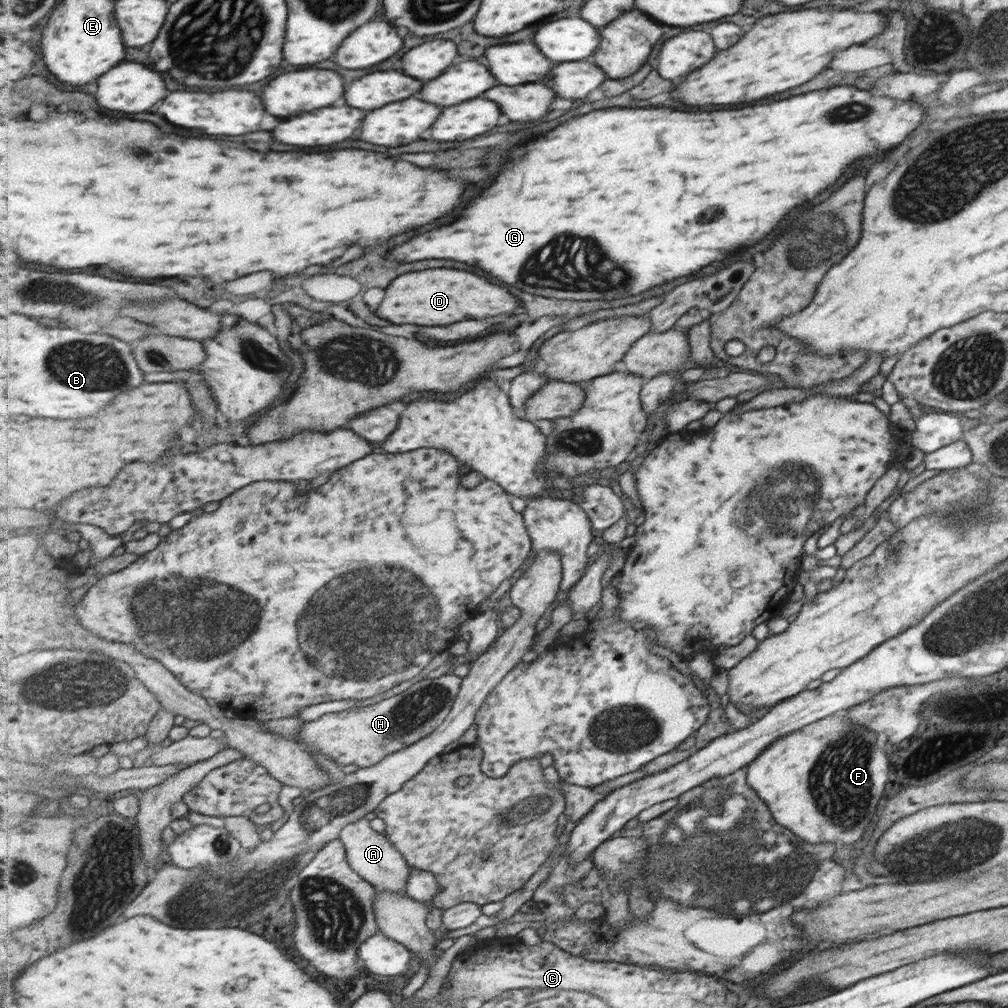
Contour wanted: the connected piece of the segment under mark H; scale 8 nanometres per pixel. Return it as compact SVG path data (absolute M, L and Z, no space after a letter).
M462 676L421 679L403 693L364 707L329 713L302 724L298 742L306 742L312 752L326 754L344 768L356 764L360 768L375 766L386 756L399 752L433 733L454 708L462 689Z

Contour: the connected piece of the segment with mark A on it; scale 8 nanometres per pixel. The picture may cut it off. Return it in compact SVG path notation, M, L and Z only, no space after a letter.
M361 818L356 823L348 824L344 834L339 838L346 846L347 857L350 865L367 882L370 882L379 891L399 893L404 897L406 894L408 878L412 871L403 853L390 841L386 833L377 832L372 826L369 818Z

